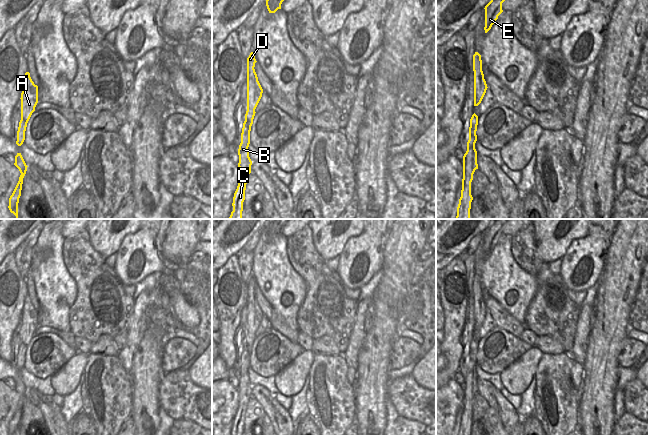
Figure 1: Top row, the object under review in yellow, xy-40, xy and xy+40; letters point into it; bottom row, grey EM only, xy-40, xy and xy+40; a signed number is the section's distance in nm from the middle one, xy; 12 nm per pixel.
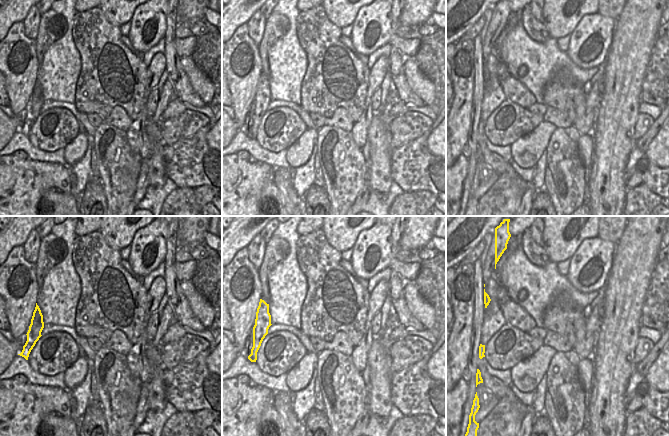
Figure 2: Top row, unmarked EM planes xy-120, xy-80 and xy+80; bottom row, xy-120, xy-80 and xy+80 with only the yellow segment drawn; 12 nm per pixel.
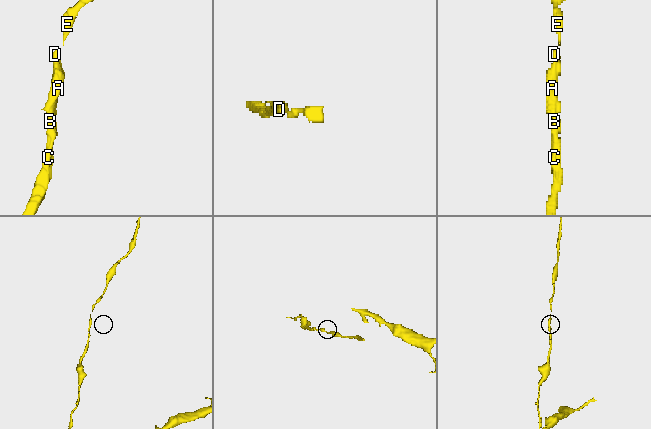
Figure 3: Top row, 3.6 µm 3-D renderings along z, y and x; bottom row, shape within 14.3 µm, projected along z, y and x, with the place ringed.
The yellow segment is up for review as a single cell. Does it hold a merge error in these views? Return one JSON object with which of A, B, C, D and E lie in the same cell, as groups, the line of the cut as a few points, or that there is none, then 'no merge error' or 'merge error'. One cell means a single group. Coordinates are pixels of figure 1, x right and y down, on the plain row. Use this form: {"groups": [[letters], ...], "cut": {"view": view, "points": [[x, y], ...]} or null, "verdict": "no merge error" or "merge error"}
{"groups": [["A", "B", "C", "D", "E"]], "cut": null, "verdict": "no merge error"}

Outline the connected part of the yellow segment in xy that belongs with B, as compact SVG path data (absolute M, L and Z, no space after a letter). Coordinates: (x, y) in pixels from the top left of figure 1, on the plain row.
M250 277L247 282L247 335L241 357L241 367L238 373L239 379L239 403L238 410L233 421L233 435L243 435L247 403L251 397L252 385L249 381L250 355L255 340L255 333L262 321L263 313L255 296L255 279Z

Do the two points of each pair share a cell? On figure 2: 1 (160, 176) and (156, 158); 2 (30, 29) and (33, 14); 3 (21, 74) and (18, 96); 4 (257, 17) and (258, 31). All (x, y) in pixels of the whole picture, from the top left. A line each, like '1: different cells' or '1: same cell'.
1: same cell
2: same cell
3: same cell
4: same cell

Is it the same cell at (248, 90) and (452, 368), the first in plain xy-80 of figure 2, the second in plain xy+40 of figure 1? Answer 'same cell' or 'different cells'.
same cell

